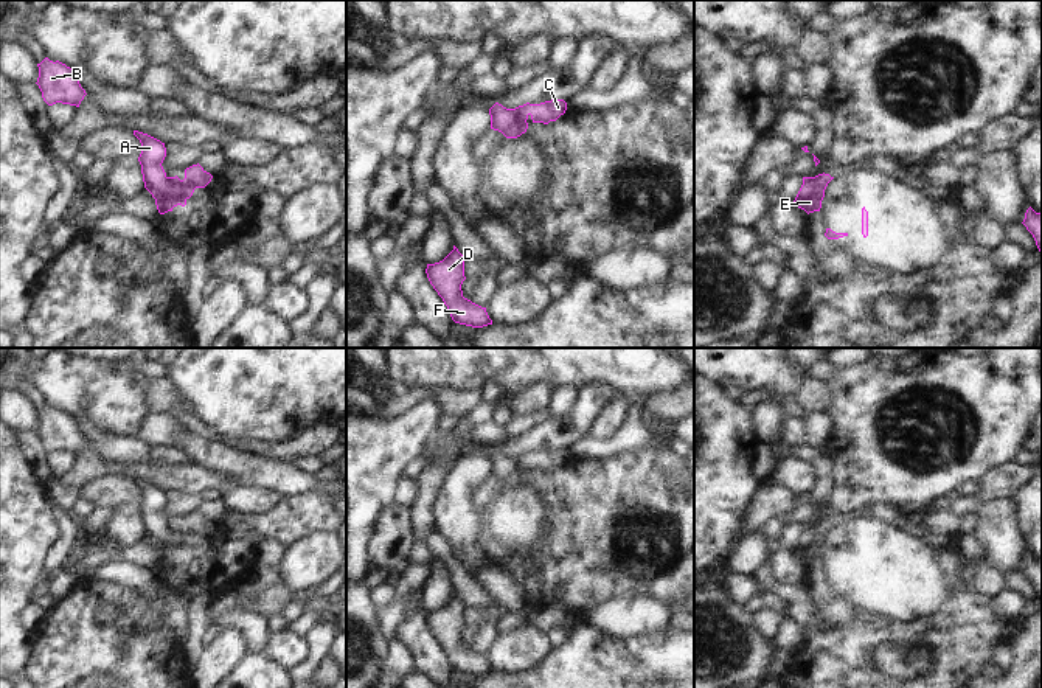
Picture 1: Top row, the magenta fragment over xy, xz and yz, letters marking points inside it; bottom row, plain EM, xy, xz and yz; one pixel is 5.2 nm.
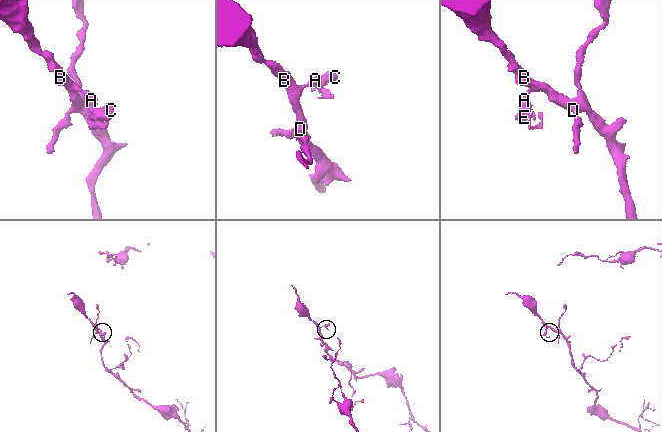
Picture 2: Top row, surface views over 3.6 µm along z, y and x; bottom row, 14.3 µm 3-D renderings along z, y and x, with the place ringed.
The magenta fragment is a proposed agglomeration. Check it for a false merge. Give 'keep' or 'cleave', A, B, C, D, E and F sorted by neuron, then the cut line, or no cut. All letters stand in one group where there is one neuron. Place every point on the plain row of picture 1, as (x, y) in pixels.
keep | A B C D E F | no cut

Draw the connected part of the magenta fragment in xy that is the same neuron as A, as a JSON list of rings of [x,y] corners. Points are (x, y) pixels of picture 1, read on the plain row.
[[[134,478],[134,483],[141,491],[138,509],[141,513],[144,536],[155,547],[160,562],[172,559],[177,553],[185,554],[196,536],[205,536],[211,530],[213,523],[199,511],[185,517],[183,528],[177,523],[168,525],[162,514],[166,505],[165,491],[138,478]]]

